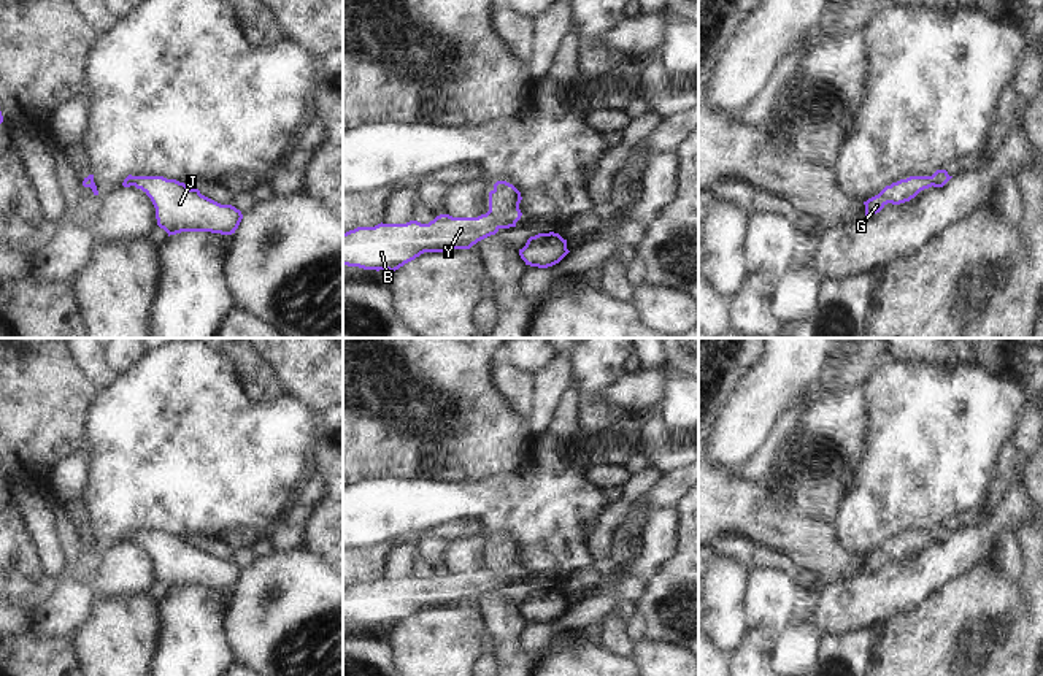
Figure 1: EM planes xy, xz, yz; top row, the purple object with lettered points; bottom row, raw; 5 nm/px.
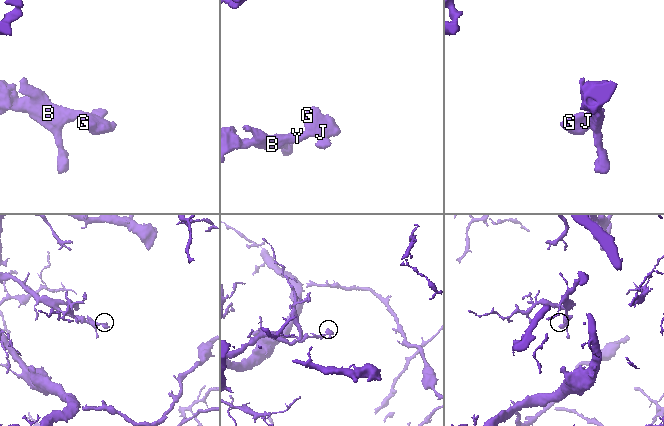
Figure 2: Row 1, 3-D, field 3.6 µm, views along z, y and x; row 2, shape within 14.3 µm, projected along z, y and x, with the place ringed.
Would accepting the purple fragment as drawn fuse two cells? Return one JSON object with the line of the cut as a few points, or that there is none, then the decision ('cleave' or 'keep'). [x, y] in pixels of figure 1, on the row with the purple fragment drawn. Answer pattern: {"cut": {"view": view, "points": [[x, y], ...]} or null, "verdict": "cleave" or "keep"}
{"cut": null, "verdict": "keep"}

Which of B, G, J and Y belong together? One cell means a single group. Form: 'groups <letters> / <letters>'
groups B G J Y

